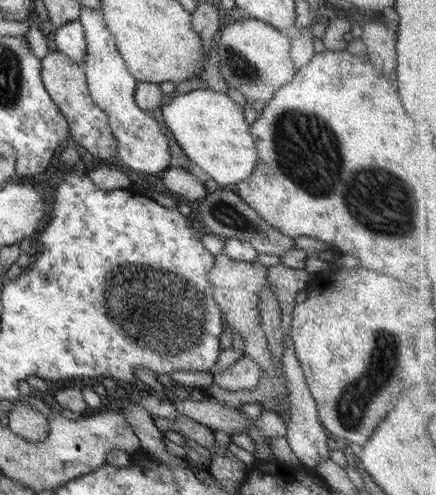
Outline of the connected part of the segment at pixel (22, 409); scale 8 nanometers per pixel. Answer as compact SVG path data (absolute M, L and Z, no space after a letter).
M20 397L16 407L6 415L9 418L9 429L20 438L33 444L48 438L48 419L36 408L30 406L29 398Z

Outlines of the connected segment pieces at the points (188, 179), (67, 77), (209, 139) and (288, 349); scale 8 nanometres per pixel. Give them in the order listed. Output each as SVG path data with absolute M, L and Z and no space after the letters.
M169 167L164 170L161 178L166 192L176 199L185 202L200 201L207 195L204 183L184 167Z
M58 50L50 51L41 60L41 79L45 89L49 92L51 99L56 103L60 112L64 115L69 125L70 134L77 142L81 149L90 152L96 158L111 161L117 157L117 140L112 130L110 130L110 122L108 115L92 100L87 83L87 76L83 66L74 62L69 56Z
M208 88L188 91L173 96L160 111L163 122L183 154L196 162L218 184L239 187L253 173L259 154L251 126L246 124L244 108L226 93Z
M290 335L284 341L284 346L282 366L285 371L285 382L287 386L286 406L290 408L290 421L287 423L287 433L284 437L289 442L294 454L299 458L301 465L314 471L324 460L333 457L333 448L324 433L324 426L320 422L316 402L309 392Z

